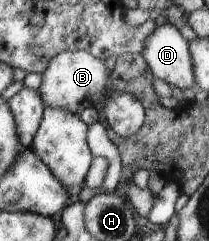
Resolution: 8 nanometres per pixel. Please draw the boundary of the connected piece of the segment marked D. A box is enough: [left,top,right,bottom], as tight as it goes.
[141,23,193,90]

